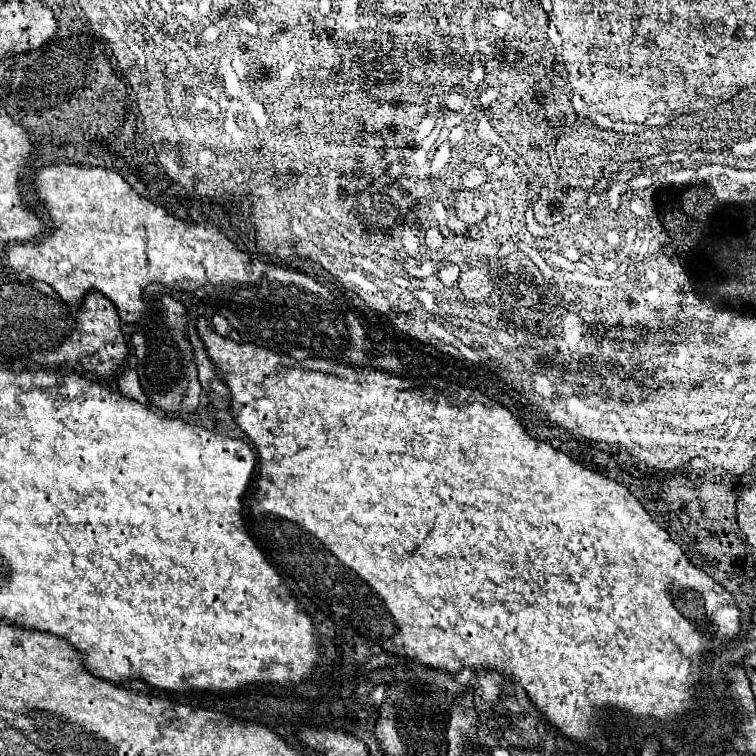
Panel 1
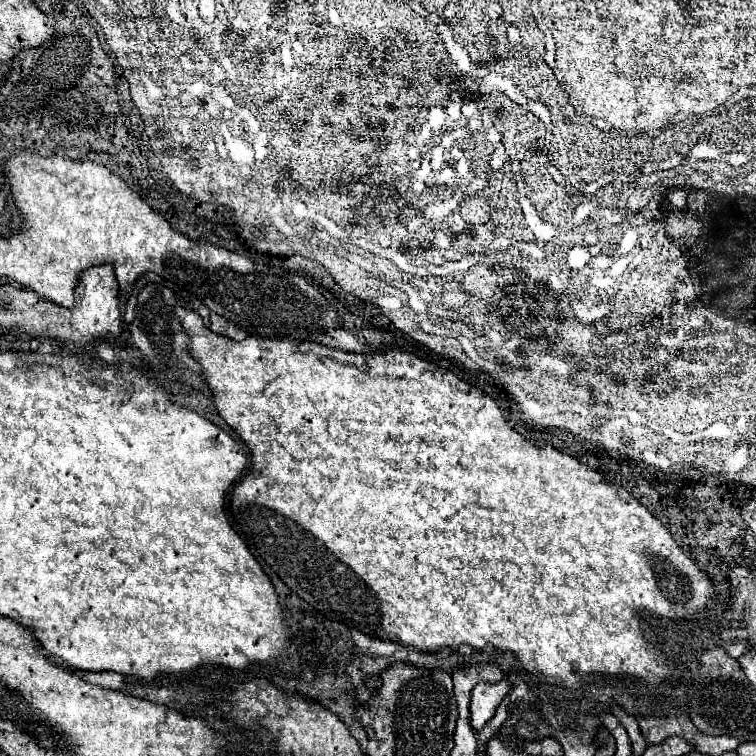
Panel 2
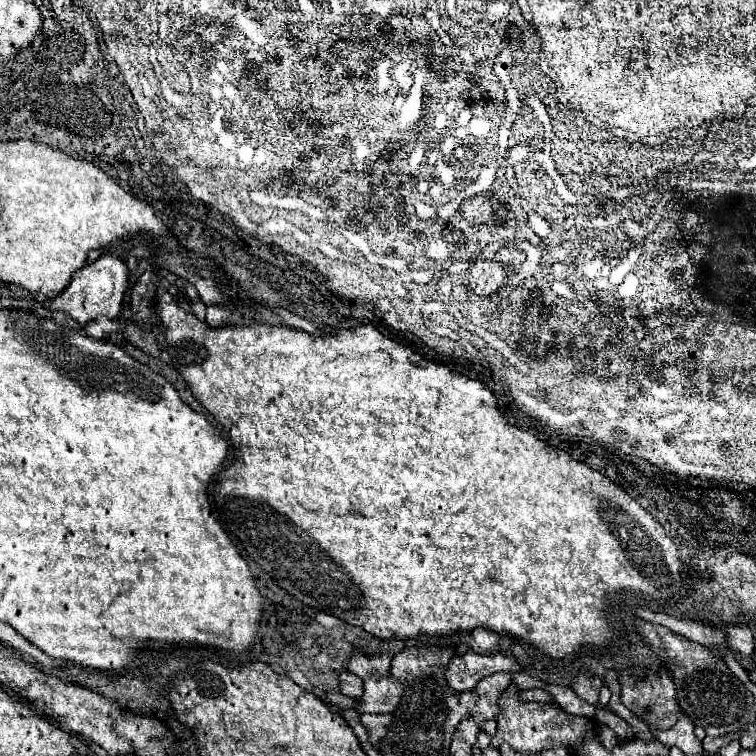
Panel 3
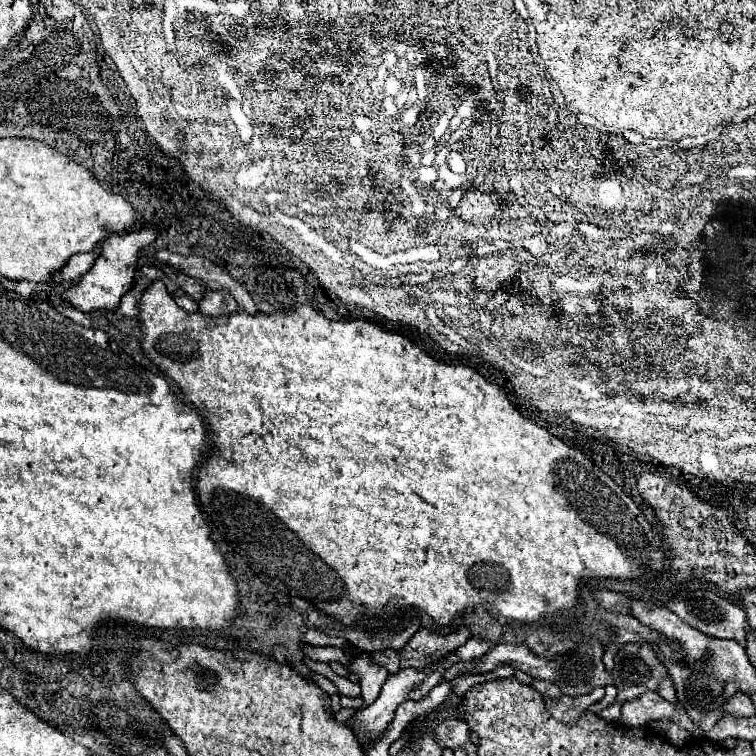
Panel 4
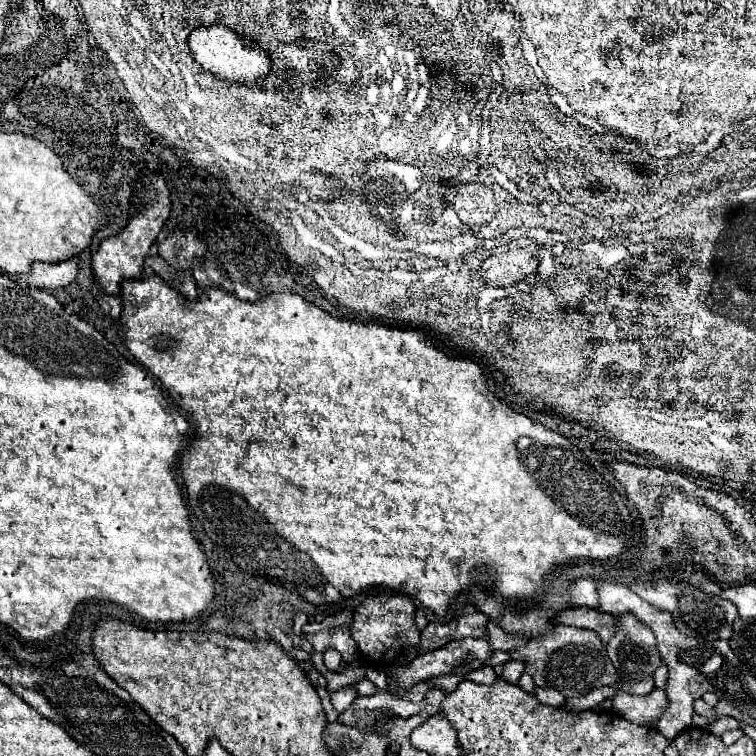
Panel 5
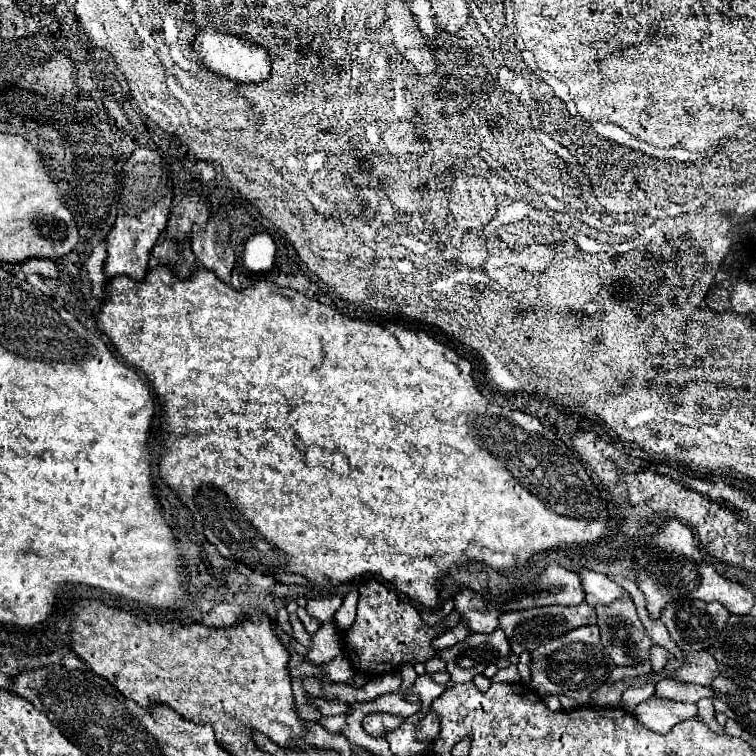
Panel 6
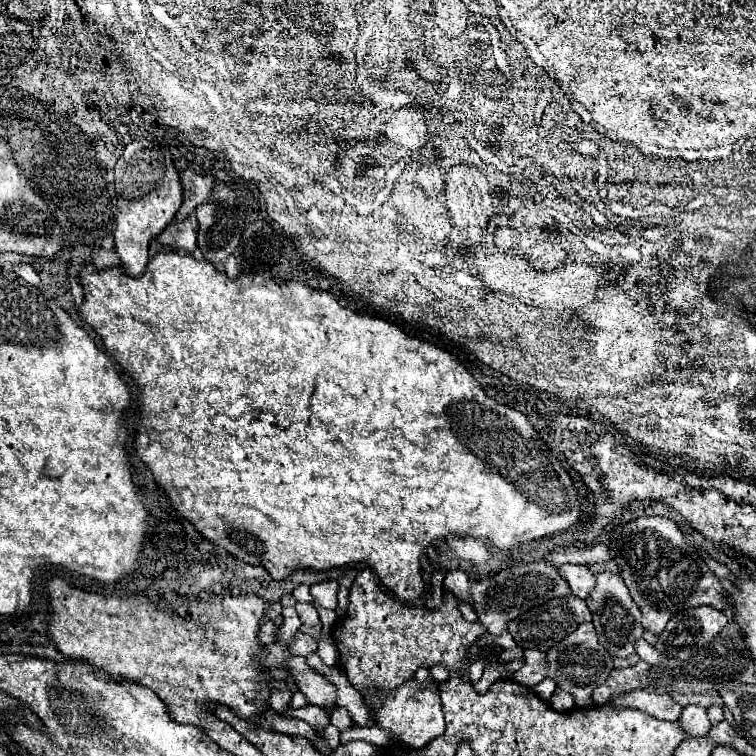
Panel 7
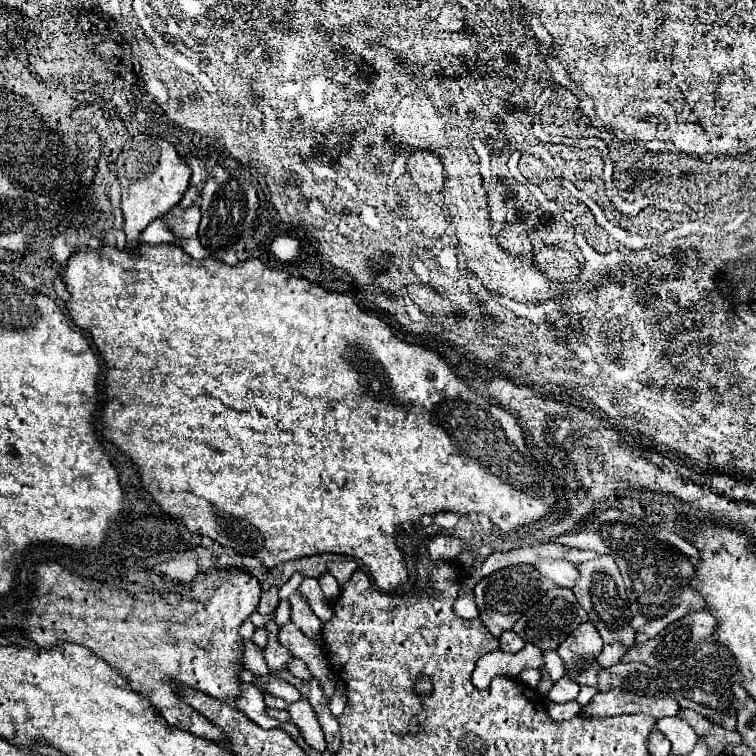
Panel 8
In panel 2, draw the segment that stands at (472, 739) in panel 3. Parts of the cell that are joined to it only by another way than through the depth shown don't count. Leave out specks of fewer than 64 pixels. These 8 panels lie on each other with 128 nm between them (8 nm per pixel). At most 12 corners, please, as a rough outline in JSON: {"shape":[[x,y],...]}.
{"shape":[[480,682],[472,690],[474,732],[494,716],[510,684]]}

